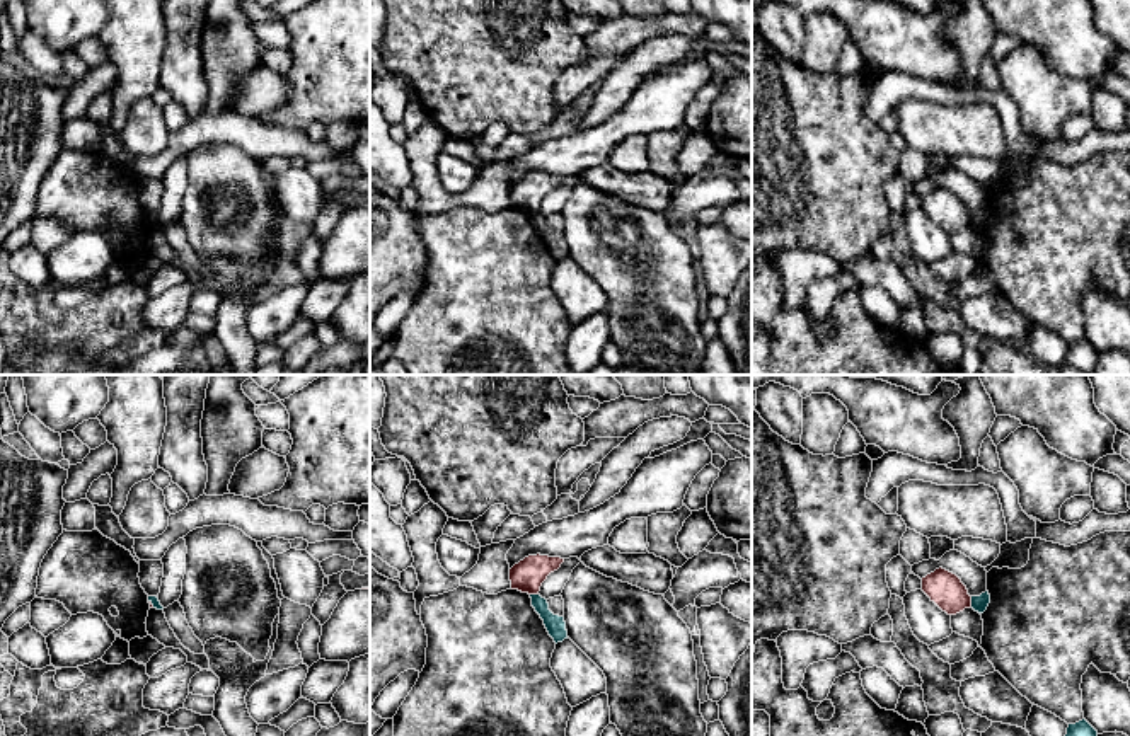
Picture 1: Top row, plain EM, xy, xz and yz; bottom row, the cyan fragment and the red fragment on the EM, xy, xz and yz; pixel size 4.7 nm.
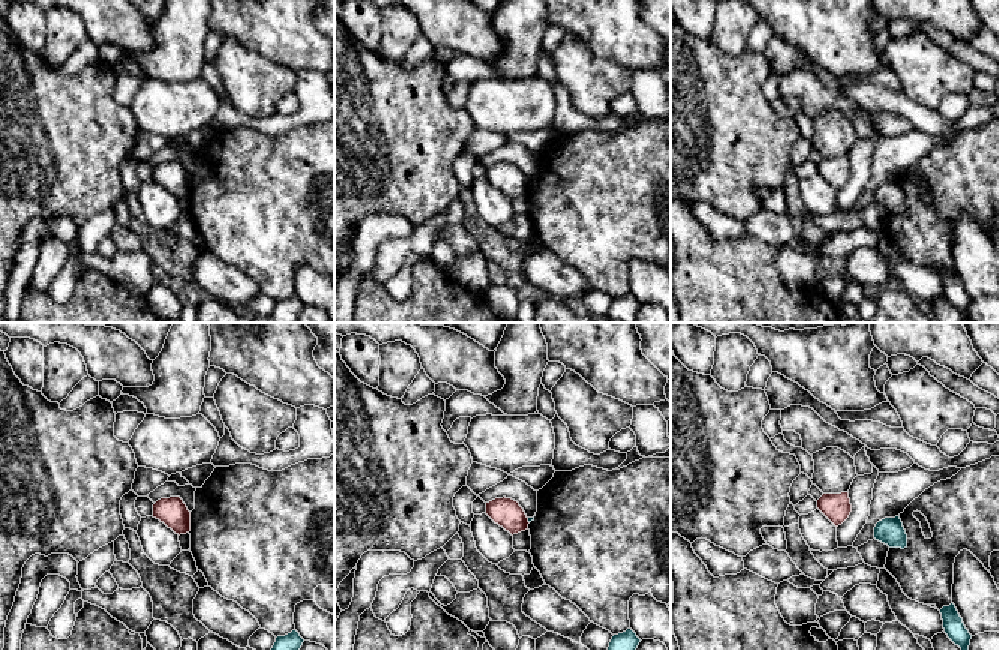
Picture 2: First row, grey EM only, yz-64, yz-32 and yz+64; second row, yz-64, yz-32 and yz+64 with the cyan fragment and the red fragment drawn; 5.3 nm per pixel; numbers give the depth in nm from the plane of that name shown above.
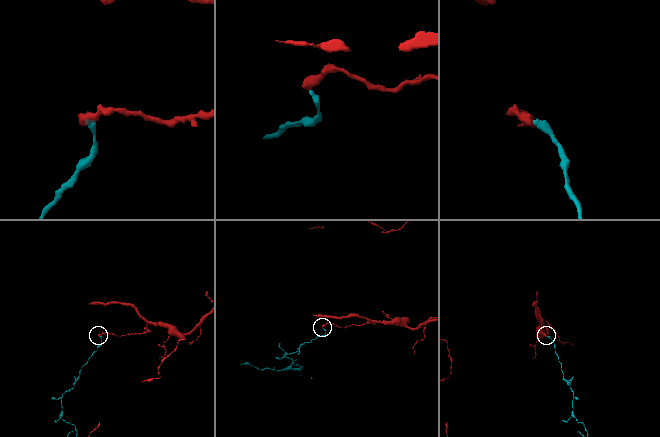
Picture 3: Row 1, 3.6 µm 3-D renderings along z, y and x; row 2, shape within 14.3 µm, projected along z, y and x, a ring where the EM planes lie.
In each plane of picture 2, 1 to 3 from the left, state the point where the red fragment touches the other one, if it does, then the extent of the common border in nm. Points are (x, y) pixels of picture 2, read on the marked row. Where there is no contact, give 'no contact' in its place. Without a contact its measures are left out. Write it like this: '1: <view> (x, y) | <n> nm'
1: no contact
2: yz-32 (528, 521) | 30 nm
3: no contact

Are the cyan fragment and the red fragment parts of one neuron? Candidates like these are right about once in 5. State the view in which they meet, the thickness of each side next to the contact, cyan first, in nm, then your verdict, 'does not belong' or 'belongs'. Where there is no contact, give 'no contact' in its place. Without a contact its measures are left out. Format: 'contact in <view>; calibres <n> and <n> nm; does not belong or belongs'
contact in yz; calibres 80 and 160 nm; does not belong

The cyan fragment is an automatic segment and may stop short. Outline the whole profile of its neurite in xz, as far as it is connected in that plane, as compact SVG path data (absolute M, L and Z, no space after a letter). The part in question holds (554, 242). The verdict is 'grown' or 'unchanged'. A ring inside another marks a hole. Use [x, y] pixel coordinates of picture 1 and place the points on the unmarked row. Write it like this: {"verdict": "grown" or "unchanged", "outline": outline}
{"verdict": "unchanged", "outline": "M530 213L530 216L532 216L532 225L544 239L544 244L545 244L549 254L554 257L554 261L557 262L557 261L562 261L564 257L568 257L564 235L554 233L549 228L547 218L542 216L540 213Z"}

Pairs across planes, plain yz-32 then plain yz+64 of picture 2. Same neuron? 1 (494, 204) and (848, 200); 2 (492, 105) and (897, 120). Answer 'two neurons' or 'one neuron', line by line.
1: two neurons
2: one neuron

